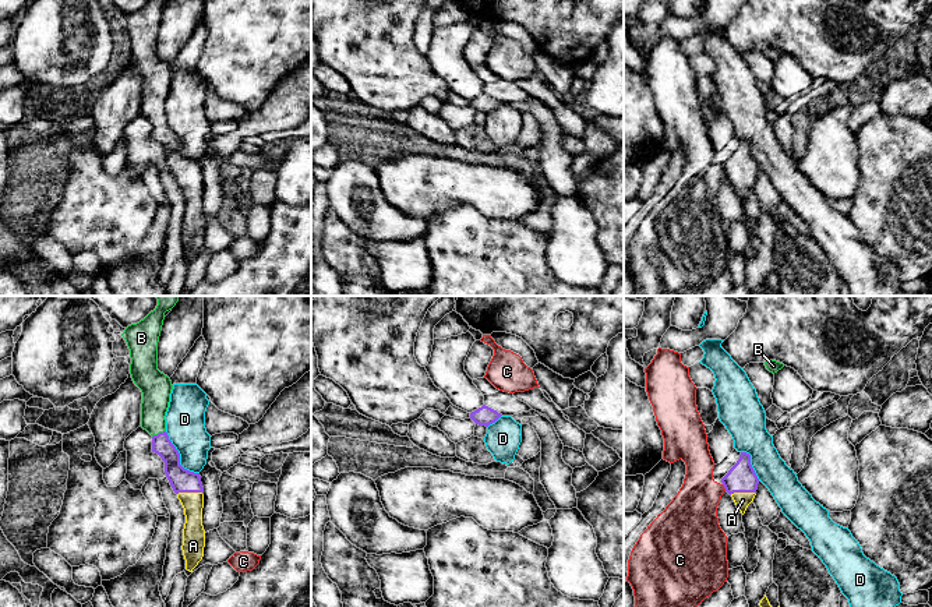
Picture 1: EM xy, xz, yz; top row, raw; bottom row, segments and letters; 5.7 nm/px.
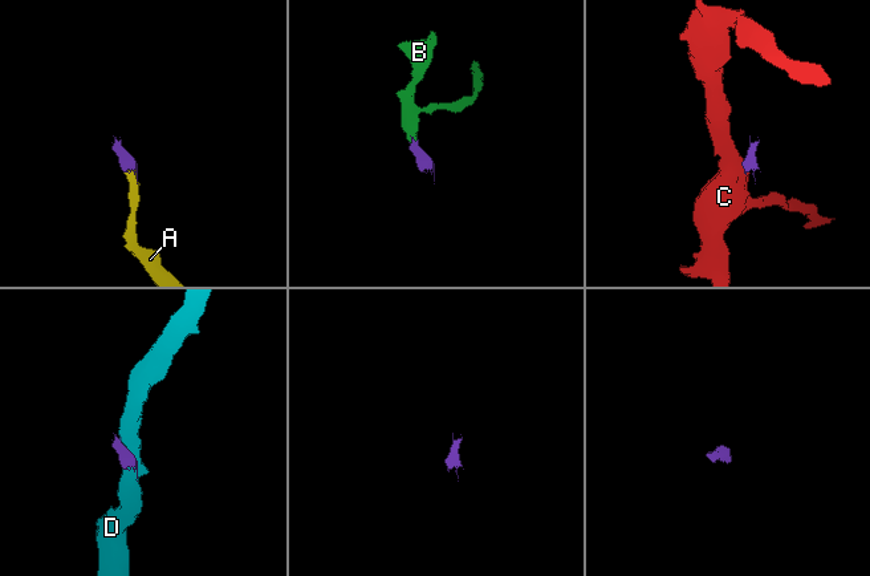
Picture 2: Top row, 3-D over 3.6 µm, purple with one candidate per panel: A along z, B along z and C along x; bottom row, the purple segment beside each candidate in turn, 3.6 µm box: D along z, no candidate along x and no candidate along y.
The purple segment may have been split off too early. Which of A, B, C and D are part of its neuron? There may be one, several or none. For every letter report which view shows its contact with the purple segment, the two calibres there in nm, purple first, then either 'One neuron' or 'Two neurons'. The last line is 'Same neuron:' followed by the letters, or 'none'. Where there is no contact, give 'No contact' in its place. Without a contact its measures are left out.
A: Touches purple in xy. Thickness 140 nm (purple) against 130 nm. One neuron
B: Touches purple in xy. Thickness 110 nm (purple) against 170 nm. One neuron
C: Touches purple in yz. Thickness 170 nm (purple) against 280 nm. Two neurons
D: Touches purple in xy. Thickness 140 nm (purple) against 220 nm. Two neurons
Same neuron: A, B

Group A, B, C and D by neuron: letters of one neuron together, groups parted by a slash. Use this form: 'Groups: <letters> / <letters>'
Groups: A B / C / D

